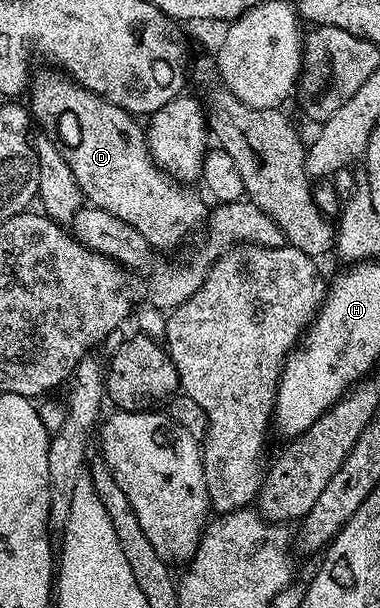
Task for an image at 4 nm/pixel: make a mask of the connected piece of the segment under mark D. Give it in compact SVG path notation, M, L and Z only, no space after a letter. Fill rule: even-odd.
M46 67L50 69L42 69L38 74L33 74L32 80L28 85L28 94L30 93L30 101L28 100L28 109L32 114L33 120L42 124L41 132L46 135L52 135L59 149L62 151L62 158L68 163L68 167L72 171L72 175L76 179L76 183L80 187L83 198L93 208L103 209L108 211L108 215L116 215L116 219L124 219L124 223L128 223L128 227L136 227L136 231L140 231L140 235L144 235L144 239L150 245L151 250L158 251L158 249L174 249L182 240L185 239L189 233L194 233L198 228L200 230L207 224L208 206L202 202L203 194L201 192L193 193L191 186L186 183L179 183L174 178L168 176L161 167L154 164L154 156L150 154L150 144L146 142L146 130L140 124L137 125L135 114L125 113L120 107L116 107L112 103L108 103L102 97L97 97L92 91L88 91L83 85L78 84L73 77L67 75L65 72L59 71L54 67Z

